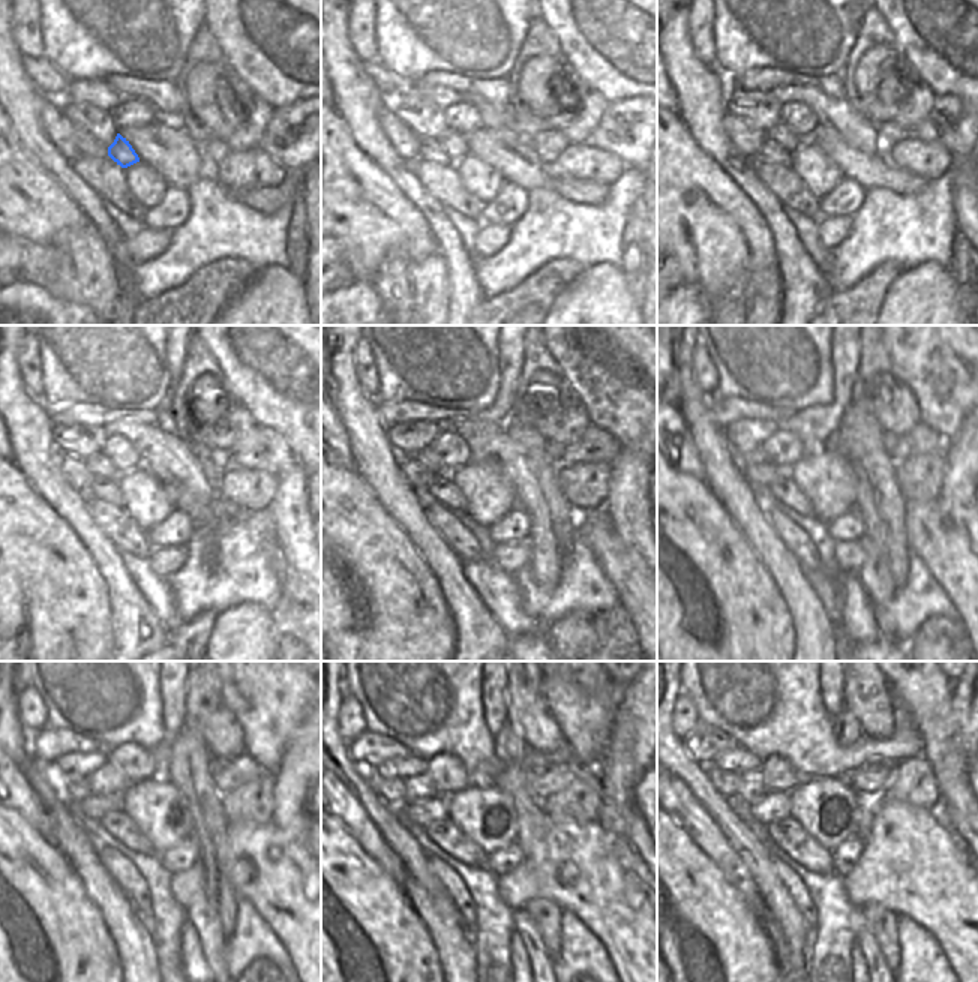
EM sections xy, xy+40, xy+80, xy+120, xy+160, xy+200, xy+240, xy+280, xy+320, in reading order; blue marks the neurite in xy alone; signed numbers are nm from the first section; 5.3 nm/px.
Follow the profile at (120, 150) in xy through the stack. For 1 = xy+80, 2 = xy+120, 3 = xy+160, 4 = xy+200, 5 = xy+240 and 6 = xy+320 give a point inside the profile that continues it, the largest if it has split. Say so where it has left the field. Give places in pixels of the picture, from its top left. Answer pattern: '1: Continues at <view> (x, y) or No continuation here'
1: Continues at xy+80 (780, 134)
2: Continues at xy+120 (99, 465)
3: Continues at xy+160 (428, 458)
4: Continues at xy+200 (741, 459)
5: Continues at xy+240 (74, 793)
6: Continues at xy+320 (728, 783)

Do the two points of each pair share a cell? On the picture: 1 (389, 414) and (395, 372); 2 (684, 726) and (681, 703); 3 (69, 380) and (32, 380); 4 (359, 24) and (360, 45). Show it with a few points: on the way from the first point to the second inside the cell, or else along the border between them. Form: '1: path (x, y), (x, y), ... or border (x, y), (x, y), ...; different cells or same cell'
1: border (378, 401), (417, 401), (425, 405); different cells
2: path (684, 720), (681, 709); same cell
3: border (38, 345), (42, 398); different cells
4: path (360, 29), (360, 41); same cell

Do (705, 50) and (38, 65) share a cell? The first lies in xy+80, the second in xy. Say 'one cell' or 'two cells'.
two cells

